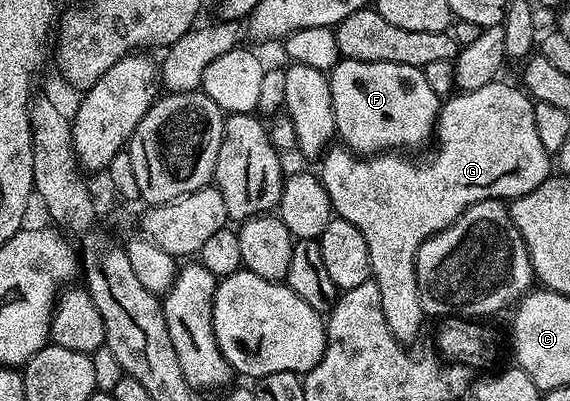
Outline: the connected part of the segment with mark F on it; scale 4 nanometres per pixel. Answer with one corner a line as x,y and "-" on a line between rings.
341,58
328,75
330,81
330,101
334,101
334,125
339,142
349,151
361,157
383,155
385,153
412,153
415,147
433,138
436,118
440,116
441,96
430,89
423,70
414,65
394,65
390,61
354,61

